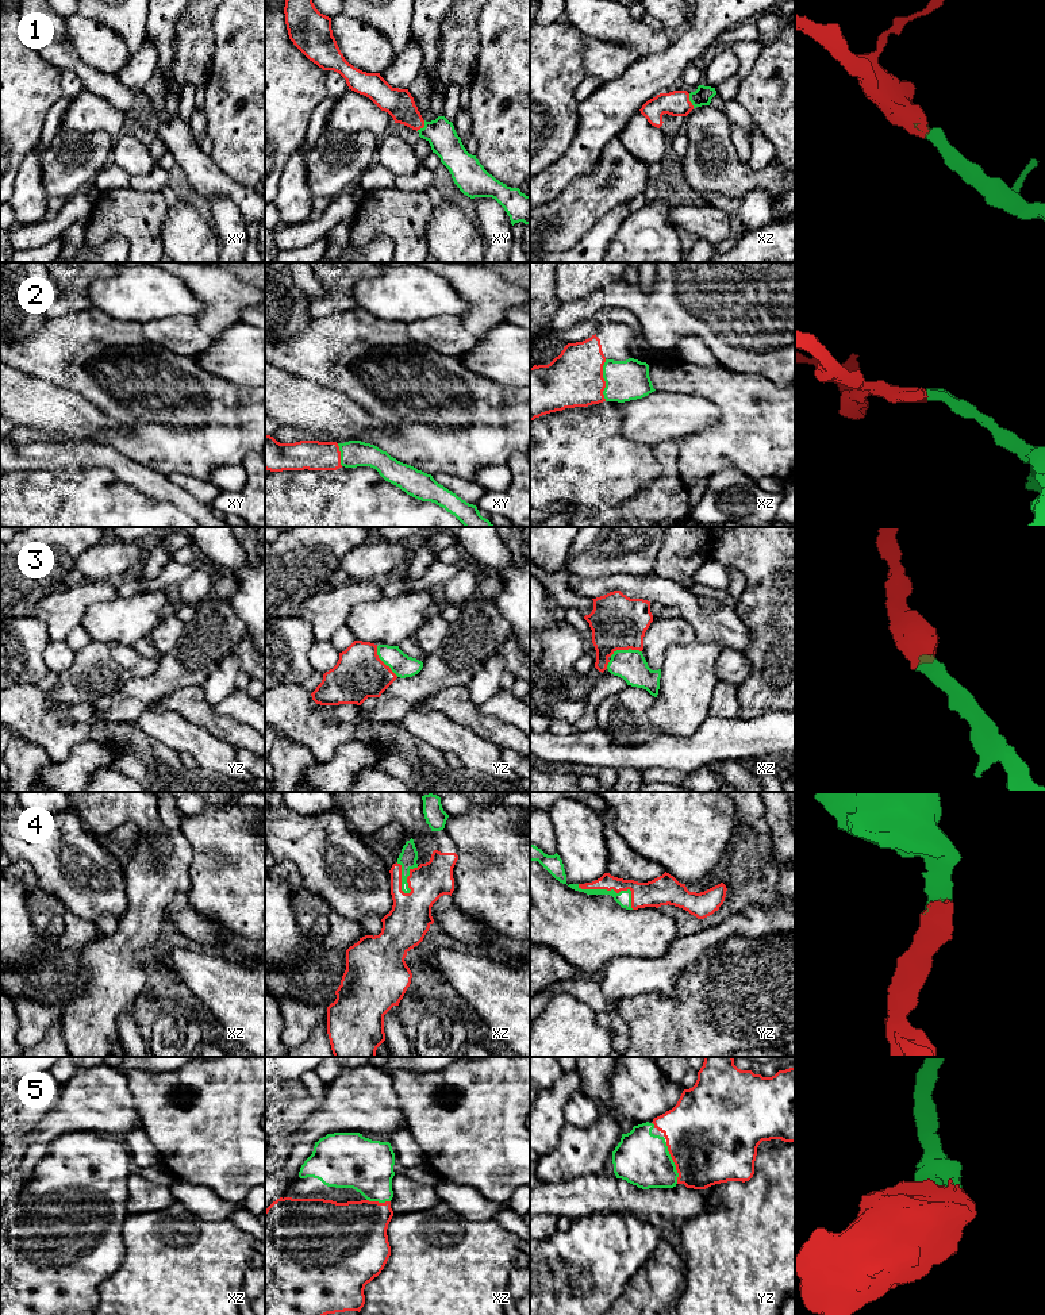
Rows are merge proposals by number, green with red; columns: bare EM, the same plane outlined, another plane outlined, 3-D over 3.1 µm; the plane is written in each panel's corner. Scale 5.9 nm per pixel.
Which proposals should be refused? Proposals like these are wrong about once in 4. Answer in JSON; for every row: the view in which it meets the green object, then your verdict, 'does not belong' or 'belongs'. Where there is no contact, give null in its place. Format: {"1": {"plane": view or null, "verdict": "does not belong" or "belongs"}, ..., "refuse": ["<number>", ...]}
{"1": {"plane": "xz", "verdict": "belongs"}, "2": {"plane": "xz", "verdict": "belongs"}, "3": {"plane": "xz", "verdict": "belongs"}, "4": {"plane": "yz", "verdict": "belongs"}, "5": {"plane": "yz", "verdict": "belongs"}, "refuse": []}

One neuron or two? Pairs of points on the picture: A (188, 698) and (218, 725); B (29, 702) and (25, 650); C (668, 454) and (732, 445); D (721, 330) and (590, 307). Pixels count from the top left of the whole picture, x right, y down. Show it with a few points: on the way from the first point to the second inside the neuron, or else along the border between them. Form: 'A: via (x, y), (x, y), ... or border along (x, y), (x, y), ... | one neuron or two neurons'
A: via (195, 704), (211, 721) | one neuron
B: border along (35, 684), (16, 684), (14, 687) | two neurons
C: border along (677, 445), (677, 473), (684, 484) | two neurons
D: via (688, 308), (649, 308), (634, 299), (622, 299) | one neuron

